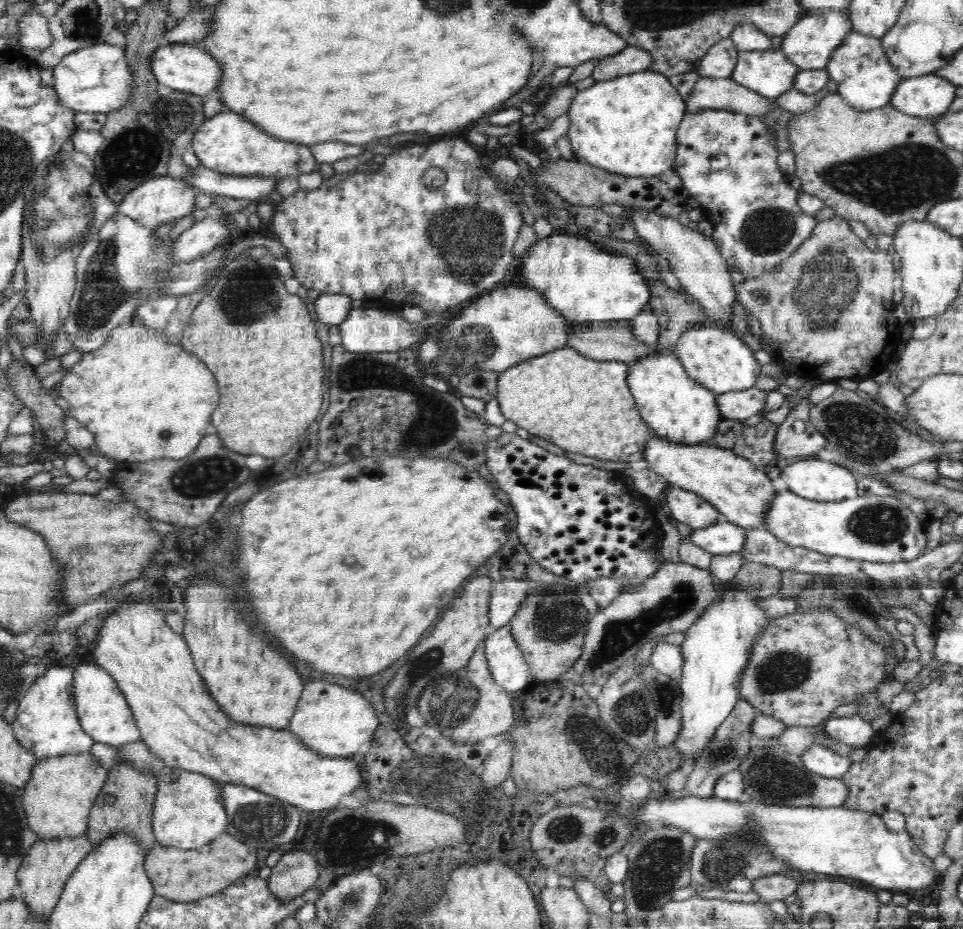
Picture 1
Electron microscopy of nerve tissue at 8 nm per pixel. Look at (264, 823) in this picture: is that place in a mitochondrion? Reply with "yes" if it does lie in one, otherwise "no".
yes

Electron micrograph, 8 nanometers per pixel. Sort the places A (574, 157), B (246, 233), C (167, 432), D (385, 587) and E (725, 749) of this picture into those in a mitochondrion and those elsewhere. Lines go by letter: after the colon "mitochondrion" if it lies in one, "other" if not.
A: other
B: other
C: mitochondrion
D: other
E: mitochondrion

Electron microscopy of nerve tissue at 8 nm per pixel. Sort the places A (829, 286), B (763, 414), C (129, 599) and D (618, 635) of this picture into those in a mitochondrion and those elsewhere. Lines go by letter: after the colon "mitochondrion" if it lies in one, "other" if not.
A: mitochondrion
B: other
C: other
D: mitochondrion

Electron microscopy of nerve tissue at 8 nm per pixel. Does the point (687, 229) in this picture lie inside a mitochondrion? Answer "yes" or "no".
no

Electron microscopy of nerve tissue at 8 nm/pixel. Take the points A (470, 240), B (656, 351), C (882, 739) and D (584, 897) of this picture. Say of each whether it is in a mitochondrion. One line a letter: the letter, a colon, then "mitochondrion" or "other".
A: mitochondrion
B: other
C: other
D: other

